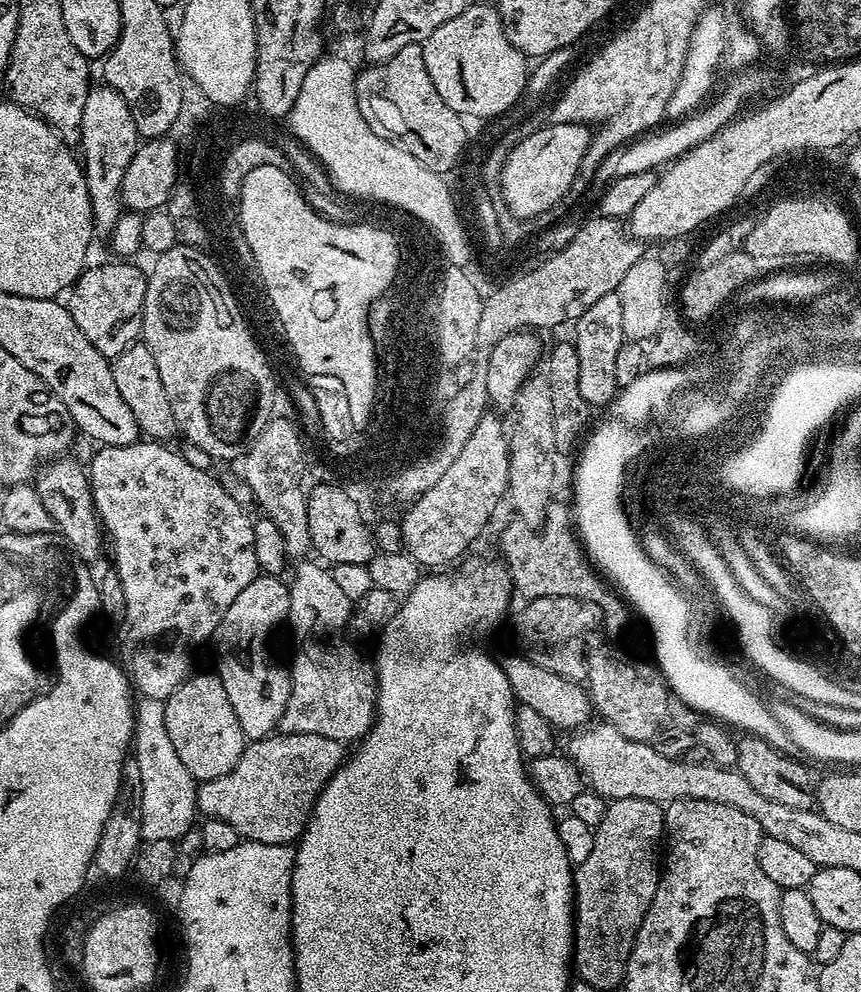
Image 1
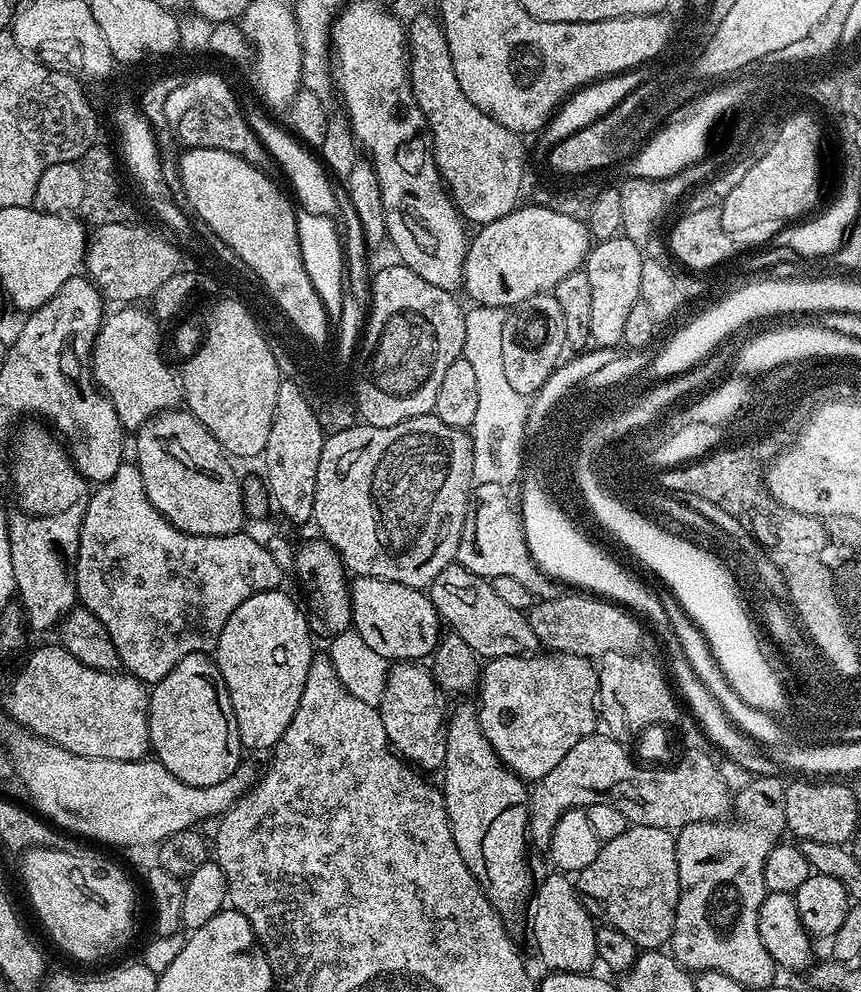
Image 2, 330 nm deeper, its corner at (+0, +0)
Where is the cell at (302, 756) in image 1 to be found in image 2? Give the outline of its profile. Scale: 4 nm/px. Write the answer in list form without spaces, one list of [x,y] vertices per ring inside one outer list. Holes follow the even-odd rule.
[[[52,642],[45,648],[36,648],[24,660],[24,665],[16,672],[8,697],[2,704],[3,711],[17,720],[27,732],[41,736],[70,754],[99,760],[142,760],[149,755],[150,730],[148,729],[148,698],[150,692],[144,681],[123,670],[107,672],[82,666],[74,654],[70,654],[59,643]]]

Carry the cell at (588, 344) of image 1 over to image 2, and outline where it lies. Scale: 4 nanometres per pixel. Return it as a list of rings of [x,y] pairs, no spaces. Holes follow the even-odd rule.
[[[626,235],[612,236],[591,245],[586,271],[590,278],[590,340],[597,349],[606,350],[623,338],[626,316],[641,301],[642,262],[646,258],[641,245]]]

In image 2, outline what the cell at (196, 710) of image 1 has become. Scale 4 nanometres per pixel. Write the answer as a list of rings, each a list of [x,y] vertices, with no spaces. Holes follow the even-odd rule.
[[[199,652],[190,654],[166,674],[158,683],[151,685],[148,698],[148,739],[155,759],[160,761],[174,778],[186,782],[190,786],[214,786],[230,774],[242,763],[242,749],[238,738],[238,722],[234,718],[234,706],[230,706],[230,694],[226,690],[226,682],[218,670],[215,659],[211,655]]]

